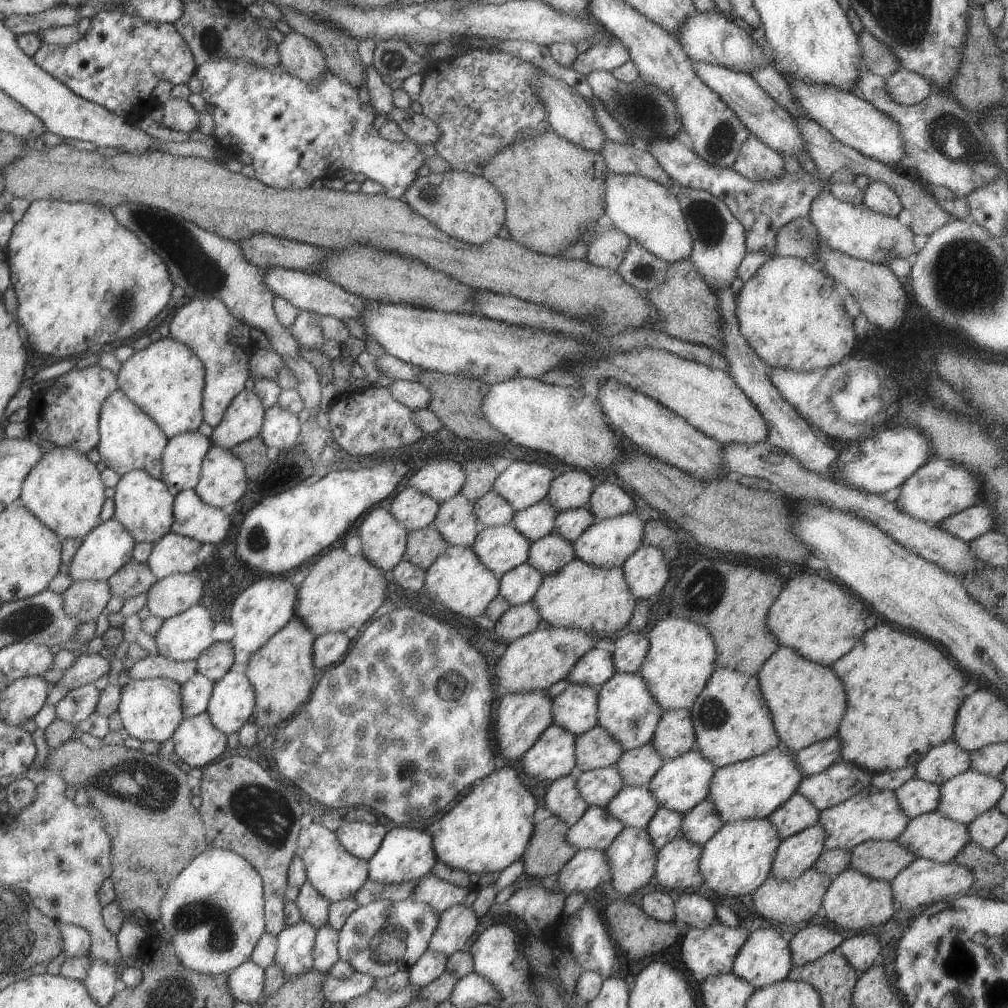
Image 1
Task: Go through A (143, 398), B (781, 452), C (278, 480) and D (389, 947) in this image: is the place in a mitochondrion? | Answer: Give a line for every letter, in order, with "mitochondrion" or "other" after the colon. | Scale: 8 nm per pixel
A: other
B: other
C: other
D: mitochondrion

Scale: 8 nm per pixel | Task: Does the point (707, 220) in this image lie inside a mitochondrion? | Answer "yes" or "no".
yes

